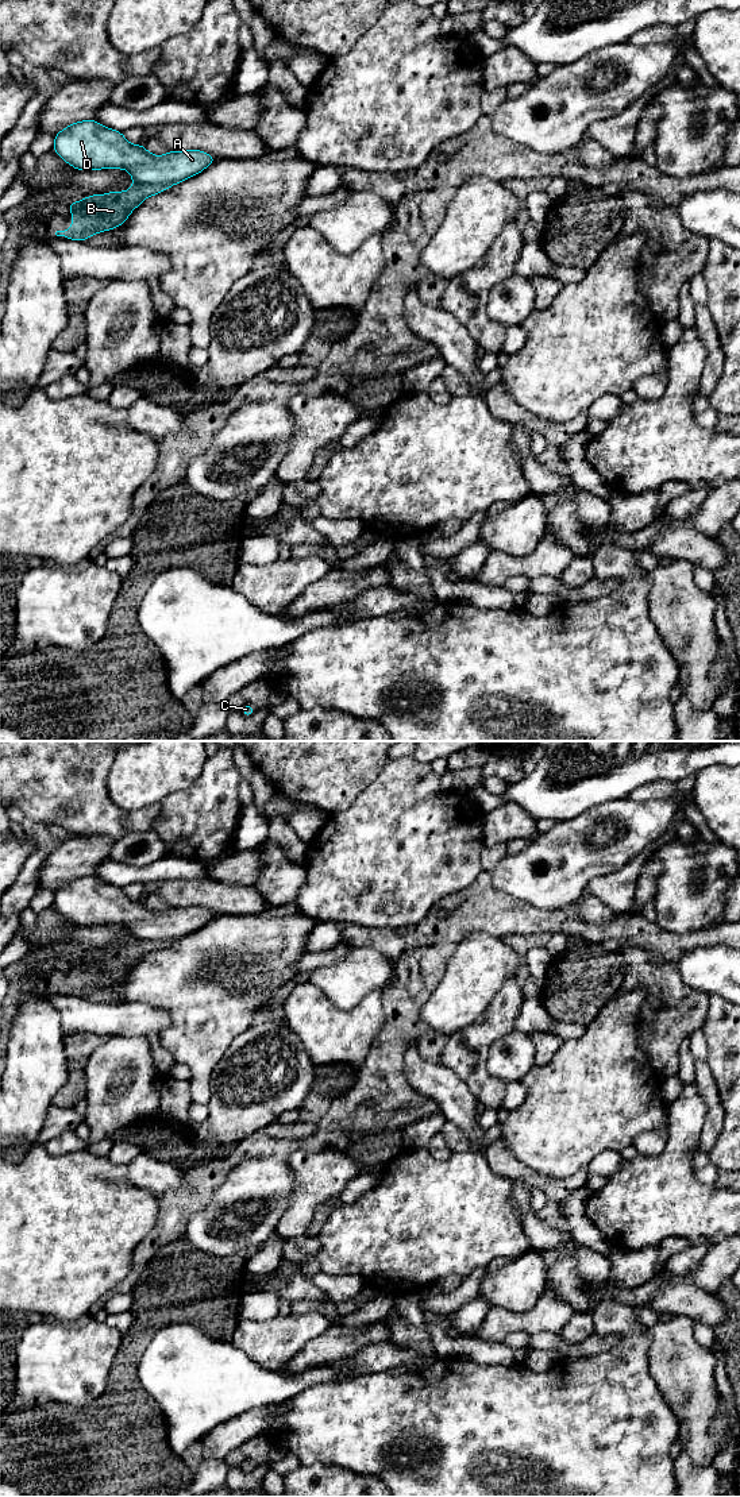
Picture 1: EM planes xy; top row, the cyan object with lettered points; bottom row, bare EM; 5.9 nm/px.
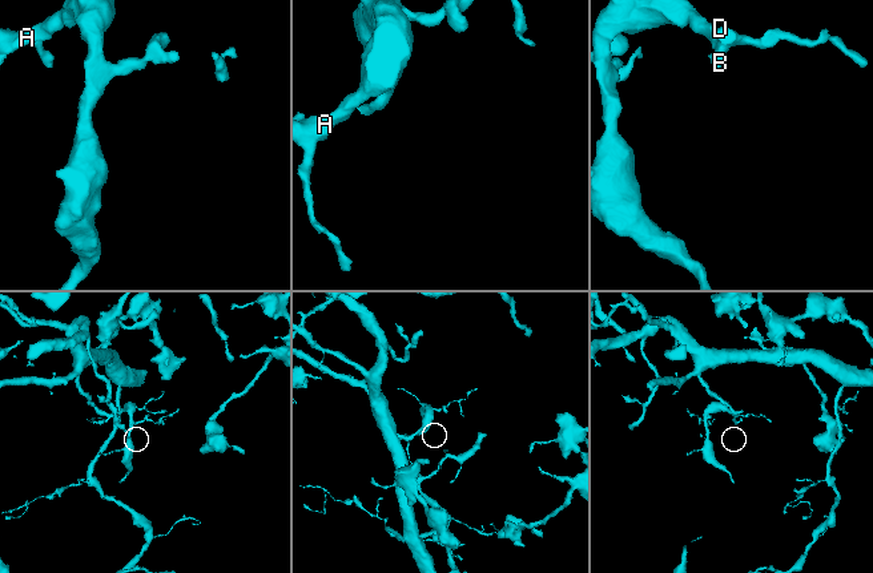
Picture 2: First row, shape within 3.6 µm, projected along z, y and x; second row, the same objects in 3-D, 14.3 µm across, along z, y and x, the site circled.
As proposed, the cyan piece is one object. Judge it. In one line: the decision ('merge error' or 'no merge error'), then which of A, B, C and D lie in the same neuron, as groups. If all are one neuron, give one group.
merge error | A C D / B

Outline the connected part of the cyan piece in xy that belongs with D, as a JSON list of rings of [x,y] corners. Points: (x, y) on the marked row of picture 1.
[[[93,119],[59,131],[54,136],[54,153],[76,170],[124,169],[140,184],[166,189],[217,161],[201,150],[153,155],[143,144],[131,144],[123,132],[100,126]]]

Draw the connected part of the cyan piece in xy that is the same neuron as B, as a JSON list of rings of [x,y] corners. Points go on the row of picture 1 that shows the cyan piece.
[[[135,180],[132,182],[134,186],[130,190],[92,194],[78,202],[68,202],[66,205],[73,215],[73,224],[66,231],[57,231],[55,235],[85,242],[95,234],[123,225],[130,213],[144,198],[166,190],[158,185],[140,184]]]

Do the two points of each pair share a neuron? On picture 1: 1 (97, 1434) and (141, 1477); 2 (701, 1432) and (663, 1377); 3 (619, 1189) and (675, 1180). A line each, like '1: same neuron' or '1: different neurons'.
1: same neuron
2: same neuron
3: same neuron

